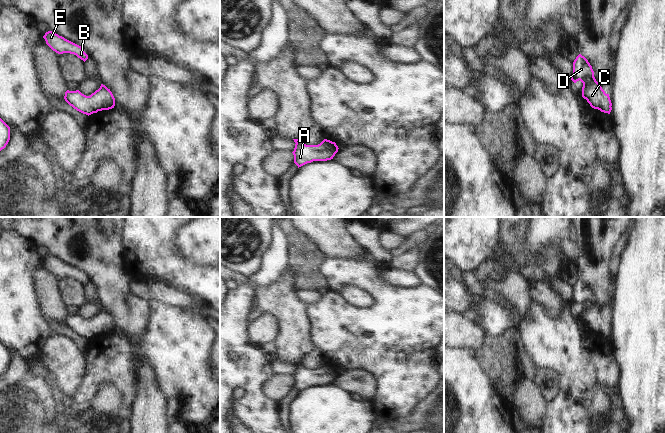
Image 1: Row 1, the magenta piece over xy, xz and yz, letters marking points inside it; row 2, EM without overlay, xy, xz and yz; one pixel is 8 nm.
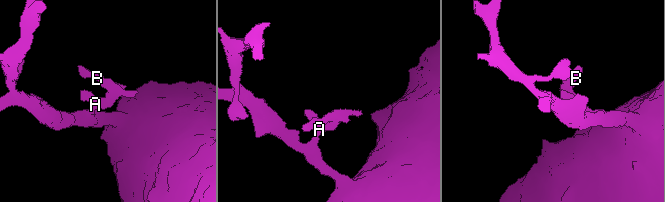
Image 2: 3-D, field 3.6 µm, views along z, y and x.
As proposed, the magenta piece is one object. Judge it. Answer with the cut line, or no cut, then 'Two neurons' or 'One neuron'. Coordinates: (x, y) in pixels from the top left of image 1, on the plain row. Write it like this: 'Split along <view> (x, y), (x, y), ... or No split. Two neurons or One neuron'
No split. One neuron

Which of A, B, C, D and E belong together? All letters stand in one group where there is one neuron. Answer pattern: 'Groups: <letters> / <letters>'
Groups: A B C D E

